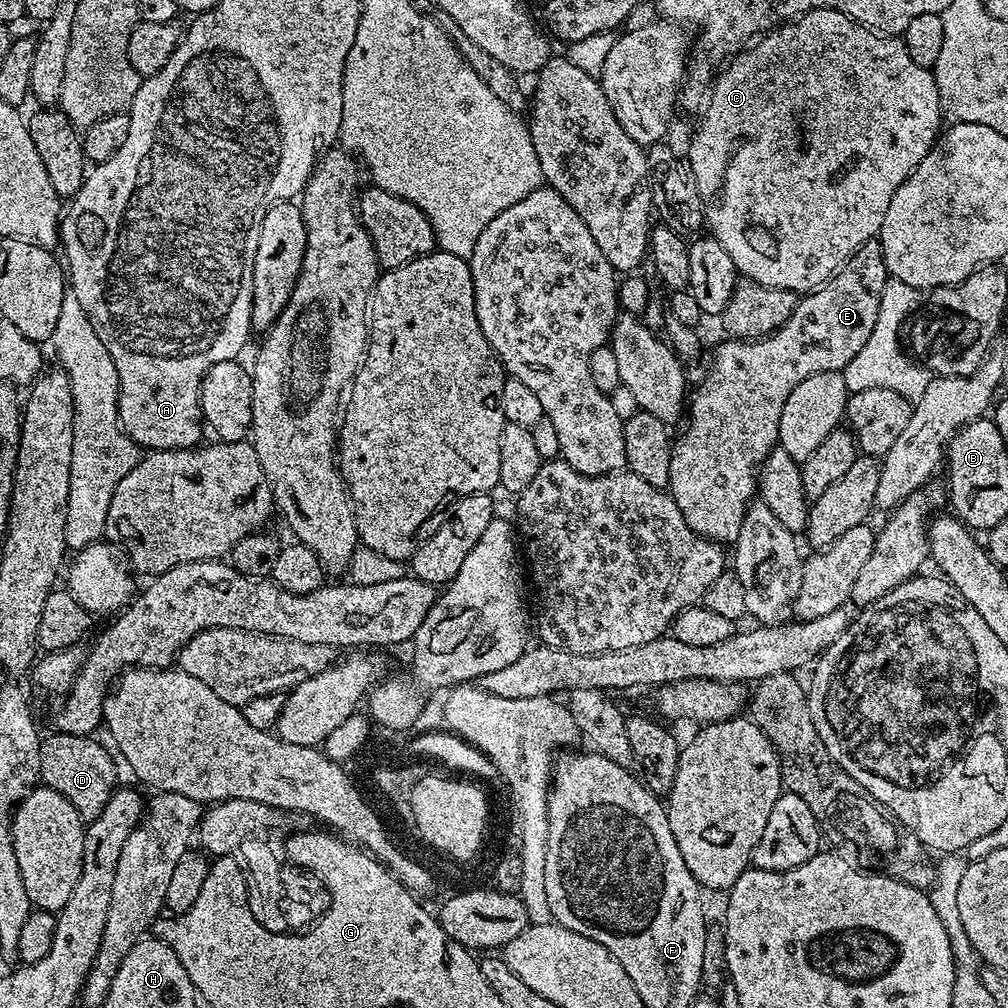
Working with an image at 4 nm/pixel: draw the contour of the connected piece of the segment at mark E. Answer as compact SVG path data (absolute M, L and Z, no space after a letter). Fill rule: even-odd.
M879 239L867 240L865 244L858 246L855 254L848 259L847 264L836 275L830 277L820 287L813 288L811 292L801 295L797 299L790 318L786 318L786 322L782 322L782 326L778 326L778 330L769 332L766 336L761 336L759 340L724 338L724 341L713 350L712 361L708 364L708 373L701 378L700 385L696 389L694 387L691 389L690 399L686 404L686 420L689 420L689 424L685 426L684 433L680 437L675 437L674 451L670 458L669 480L666 487L672 501L678 506L678 510L682 510L682 518L686 518L690 530L694 530L700 536L705 536L707 540L716 541L721 546L735 544L742 527L743 515L746 514L749 504L752 503L758 492L758 465L774 451L780 439L778 422L782 418L782 406L786 406L786 398L790 398L794 386L798 386L798 382L802 382L805 378L810 378L810 374L843 372L844 367L850 362L850 358L854 358L854 354L858 354L858 350L862 350L862 346L866 346L866 338L870 338L870 330L874 330L874 322L878 320L878 302L882 300L882 290L889 278Z

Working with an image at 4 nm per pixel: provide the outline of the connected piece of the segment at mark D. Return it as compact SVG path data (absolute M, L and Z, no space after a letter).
M57 731L51 735L45 735L40 742L40 780L43 787L58 790L58 794L78 810L81 820L91 822L106 810L106 802L110 802L118 787L113 753L107 752L99 739L92 736Z

